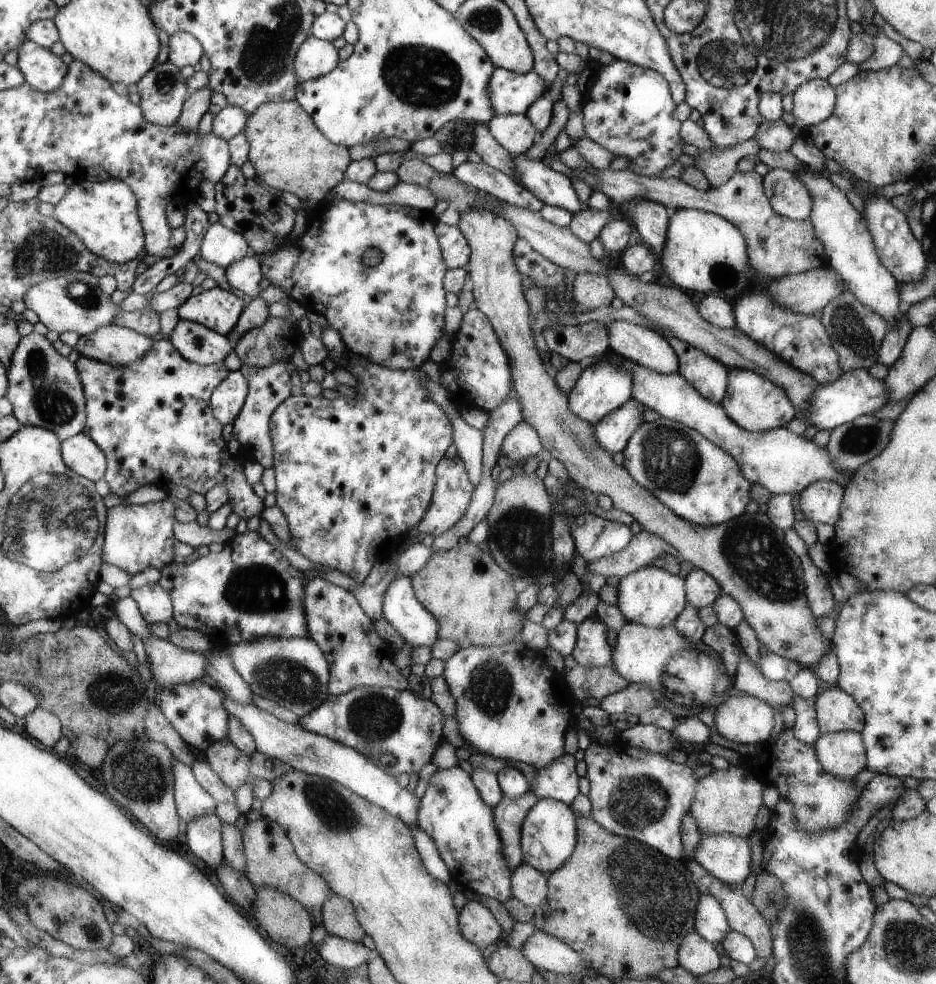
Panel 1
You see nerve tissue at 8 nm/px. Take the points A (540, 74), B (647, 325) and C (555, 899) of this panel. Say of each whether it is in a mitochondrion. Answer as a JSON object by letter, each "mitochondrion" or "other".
{"A":"other","B":"other","C":"other"}

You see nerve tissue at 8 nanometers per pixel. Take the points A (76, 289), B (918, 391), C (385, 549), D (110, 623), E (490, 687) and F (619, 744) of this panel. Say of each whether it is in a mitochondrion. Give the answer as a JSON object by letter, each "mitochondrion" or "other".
{"A":"mitochondrion","B":"other","C":"other","D":"other","E":"mitochondrion","F":"other"}

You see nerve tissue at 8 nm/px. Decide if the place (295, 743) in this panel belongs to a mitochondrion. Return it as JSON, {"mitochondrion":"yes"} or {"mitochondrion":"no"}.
{"mitochondrion":"no"}

